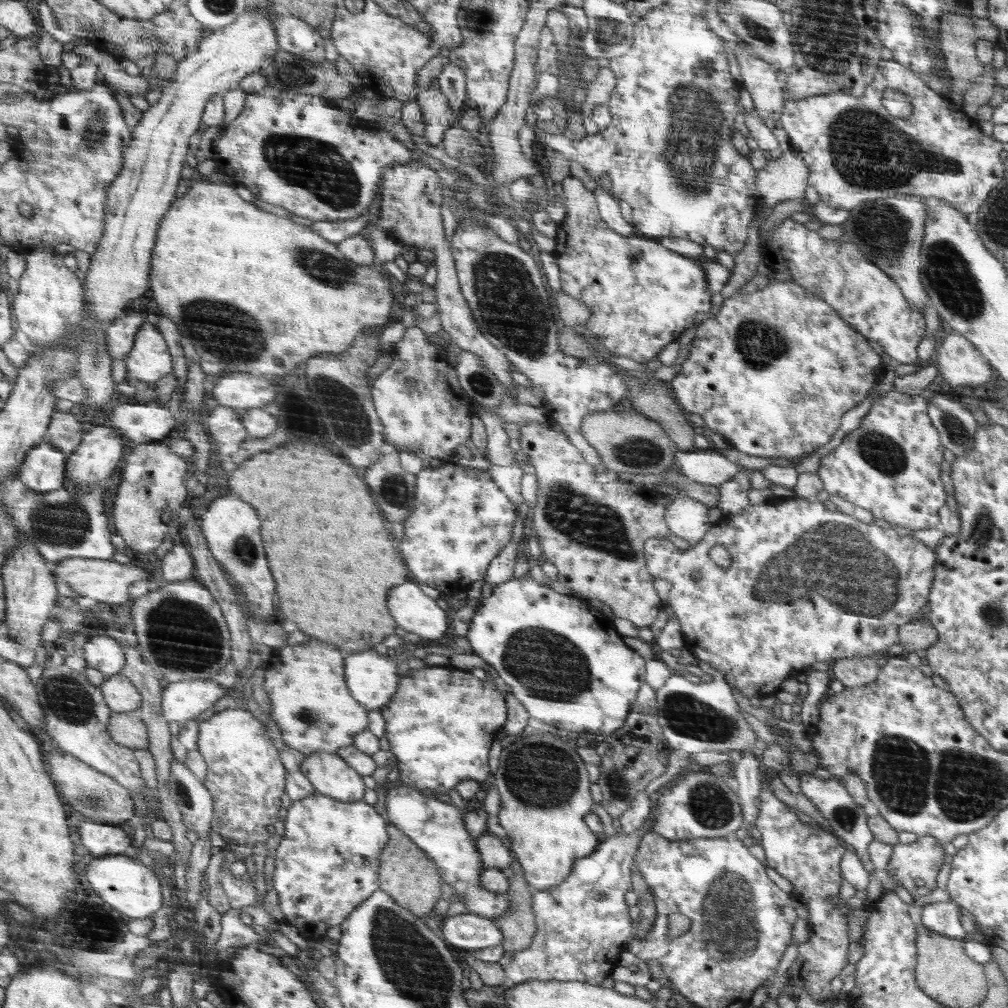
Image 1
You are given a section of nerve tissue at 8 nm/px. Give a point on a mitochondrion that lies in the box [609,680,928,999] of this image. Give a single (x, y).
(729, 927)

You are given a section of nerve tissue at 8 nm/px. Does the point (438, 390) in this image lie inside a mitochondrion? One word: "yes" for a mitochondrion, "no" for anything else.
no

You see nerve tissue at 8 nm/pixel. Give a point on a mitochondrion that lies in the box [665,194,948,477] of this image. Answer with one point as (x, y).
(886, 239)

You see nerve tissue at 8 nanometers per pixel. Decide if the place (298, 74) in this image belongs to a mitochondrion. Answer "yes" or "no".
yes

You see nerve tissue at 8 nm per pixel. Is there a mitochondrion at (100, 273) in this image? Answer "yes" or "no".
no

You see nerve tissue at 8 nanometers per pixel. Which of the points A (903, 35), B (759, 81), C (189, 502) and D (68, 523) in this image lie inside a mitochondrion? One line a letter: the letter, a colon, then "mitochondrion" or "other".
A: other
B: other
C: other
D: mitochondrion

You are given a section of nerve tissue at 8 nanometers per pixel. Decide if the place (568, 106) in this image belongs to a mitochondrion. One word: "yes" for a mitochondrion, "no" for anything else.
no

